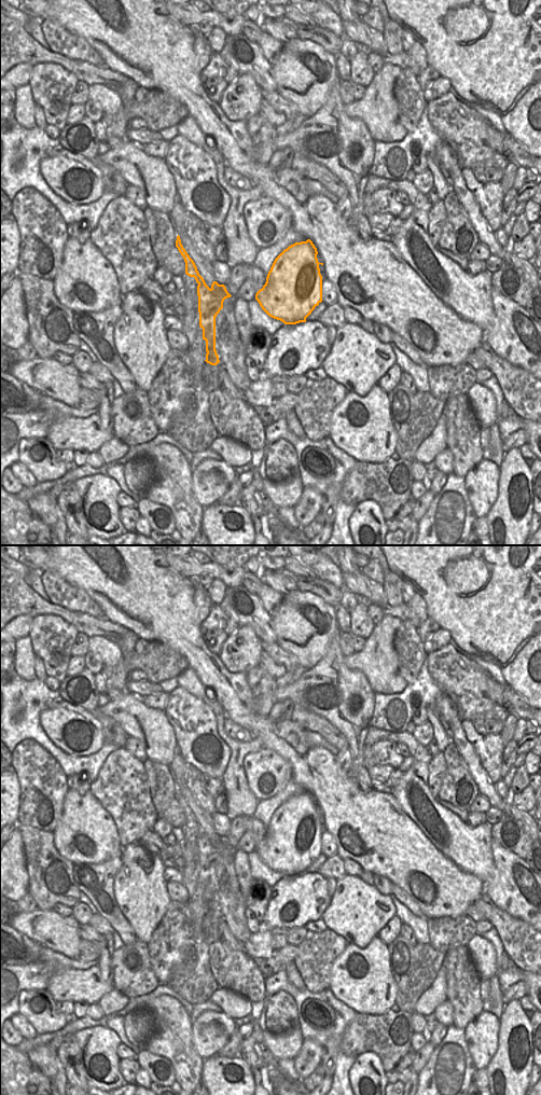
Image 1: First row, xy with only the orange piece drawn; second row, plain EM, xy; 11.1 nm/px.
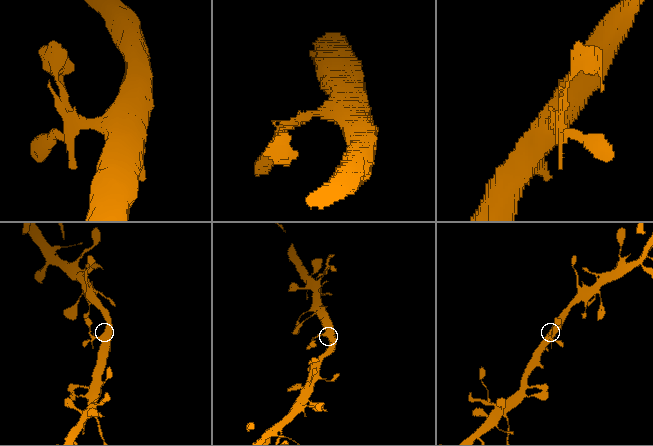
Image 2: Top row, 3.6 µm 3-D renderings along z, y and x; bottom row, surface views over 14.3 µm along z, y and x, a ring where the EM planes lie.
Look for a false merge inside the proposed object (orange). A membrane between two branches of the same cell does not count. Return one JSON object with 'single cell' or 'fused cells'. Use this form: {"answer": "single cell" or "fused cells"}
{"answer": "single cell"}

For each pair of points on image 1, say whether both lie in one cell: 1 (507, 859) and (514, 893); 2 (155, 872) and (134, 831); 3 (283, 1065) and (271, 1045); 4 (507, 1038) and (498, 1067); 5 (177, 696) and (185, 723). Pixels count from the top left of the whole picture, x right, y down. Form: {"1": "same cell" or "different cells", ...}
{"1": "same cell", "2": "different cells", "3": "different cells", "4": "same cell", "5": "same cell"}

